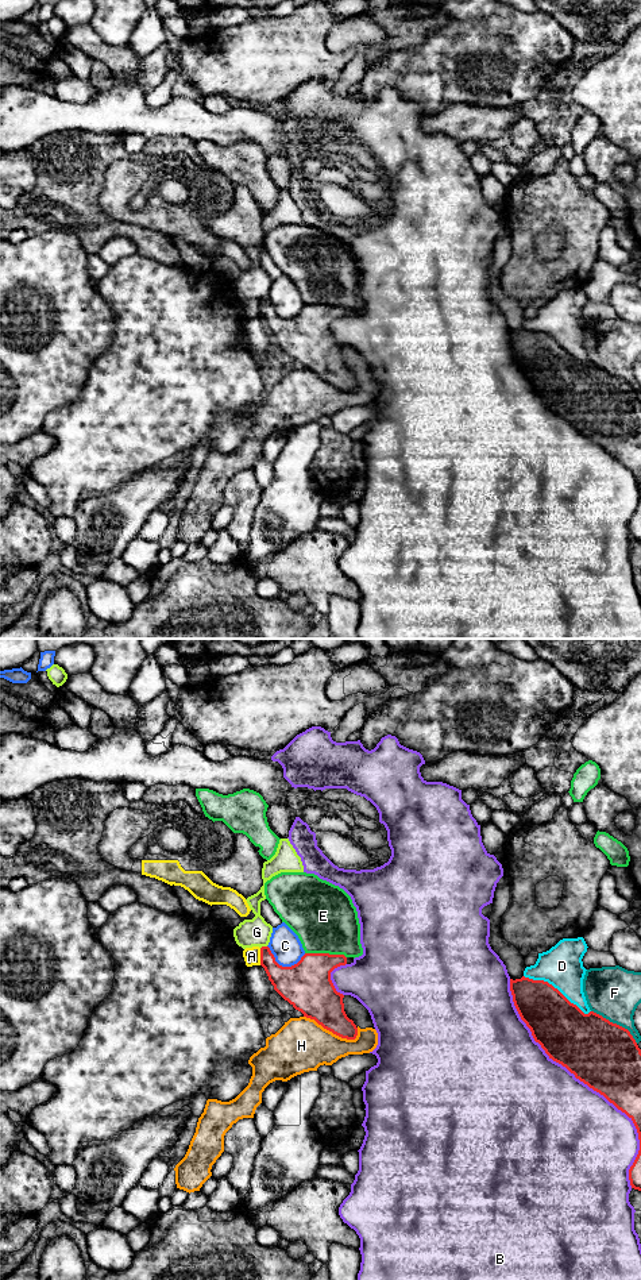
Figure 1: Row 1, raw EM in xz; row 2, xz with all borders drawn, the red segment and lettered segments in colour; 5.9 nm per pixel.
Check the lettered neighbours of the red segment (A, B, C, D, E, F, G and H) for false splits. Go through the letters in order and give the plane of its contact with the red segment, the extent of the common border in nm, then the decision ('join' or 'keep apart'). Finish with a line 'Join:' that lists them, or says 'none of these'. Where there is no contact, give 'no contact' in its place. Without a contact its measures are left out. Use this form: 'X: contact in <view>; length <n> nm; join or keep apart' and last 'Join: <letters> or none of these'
A: contact in xz; length 100 nm; keep apart
B: contact in xz; length 1450 nm; keep apart
C: contact in xz; length 240 nm; keep apart
D: contact in xz; length 460 nm; keep apart
E: contact in xz; length 260 nm; keep apart
F: contact in xz; length 340 nm; keep apart
G: contact in xz; length 40 nm; keep apart
H: contact in xz; length 340 nm; keep apart
Join: none of these

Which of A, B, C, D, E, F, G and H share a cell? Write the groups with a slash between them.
A / B / C / D / E / F / G / H

